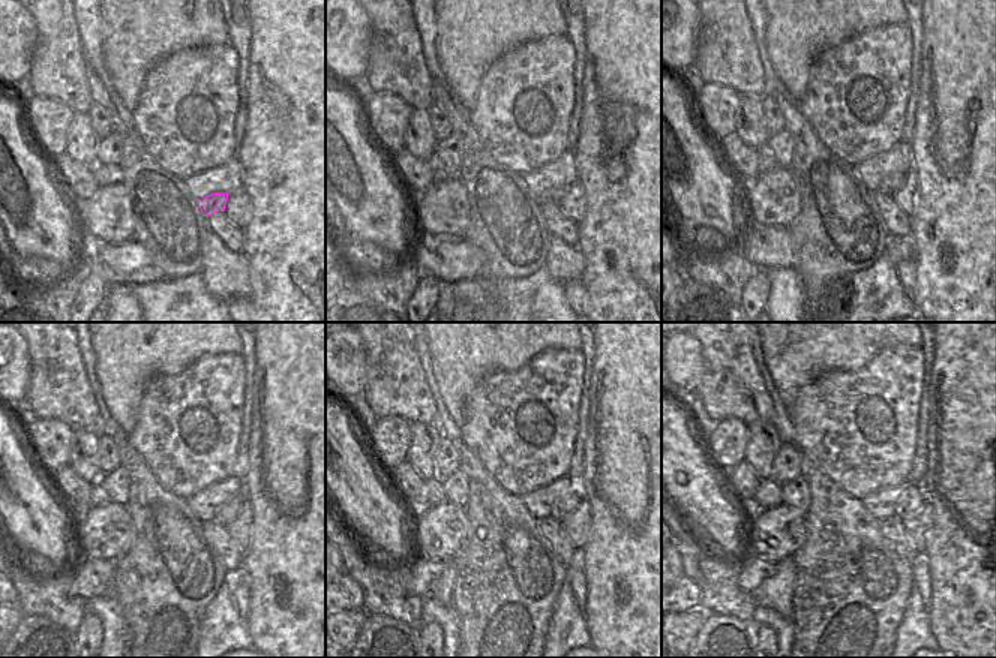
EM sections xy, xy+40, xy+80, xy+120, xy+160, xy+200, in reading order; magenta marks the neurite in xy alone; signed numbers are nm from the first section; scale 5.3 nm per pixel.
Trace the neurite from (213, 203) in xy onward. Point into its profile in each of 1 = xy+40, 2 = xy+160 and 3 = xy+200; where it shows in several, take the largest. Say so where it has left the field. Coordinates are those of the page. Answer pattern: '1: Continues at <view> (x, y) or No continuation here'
1: Continues at xy+40 (555, 195)
2: Continues at xy+160 (564, 507)
3: Continues at xy+200 (912, 498)

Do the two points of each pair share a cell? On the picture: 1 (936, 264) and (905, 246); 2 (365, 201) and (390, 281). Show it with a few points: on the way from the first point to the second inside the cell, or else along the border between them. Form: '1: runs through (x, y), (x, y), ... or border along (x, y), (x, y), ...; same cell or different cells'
1: border along (911, 236), (914, 257); different cells
2: border along (404, 248), (380, 254); different cells

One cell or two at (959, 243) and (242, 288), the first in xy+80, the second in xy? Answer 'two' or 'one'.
two

